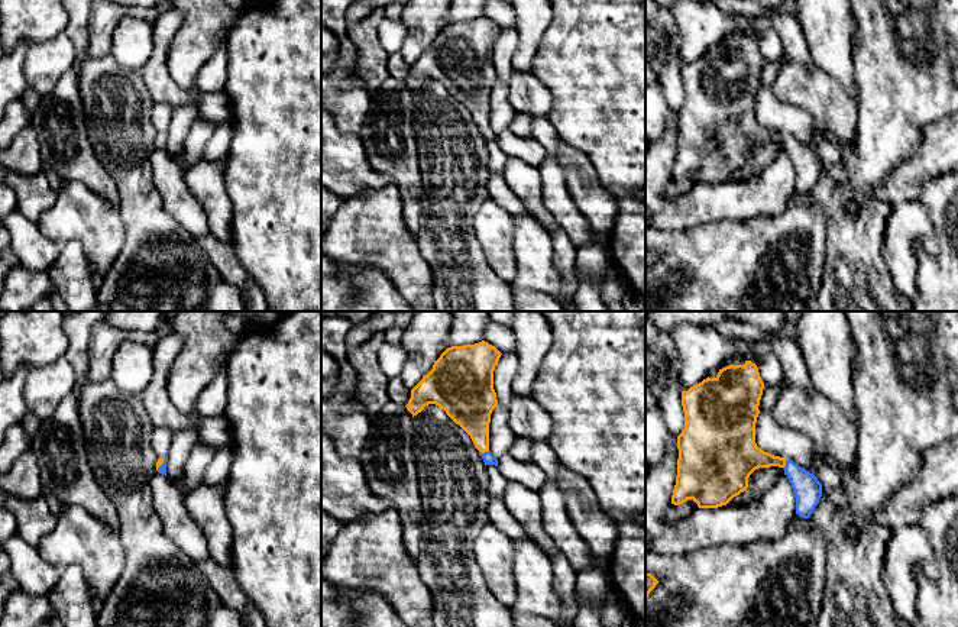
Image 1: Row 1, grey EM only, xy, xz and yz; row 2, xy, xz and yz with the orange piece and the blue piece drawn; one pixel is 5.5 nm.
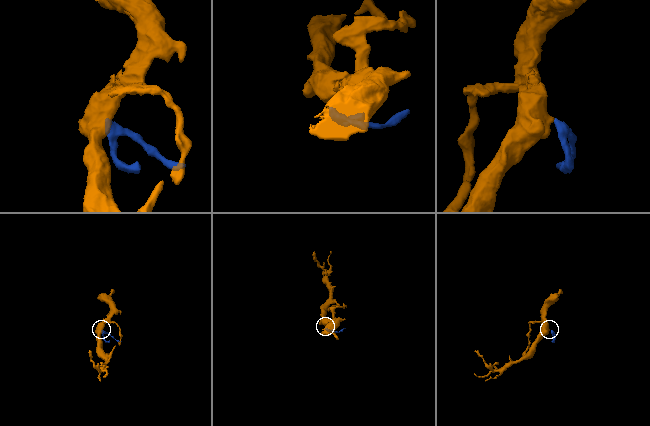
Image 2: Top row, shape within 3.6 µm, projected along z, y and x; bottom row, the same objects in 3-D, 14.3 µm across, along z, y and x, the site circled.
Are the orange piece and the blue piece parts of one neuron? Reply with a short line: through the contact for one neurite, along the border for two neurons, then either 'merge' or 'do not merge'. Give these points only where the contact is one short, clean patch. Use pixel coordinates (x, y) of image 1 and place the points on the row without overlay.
line yz (741, 132), (785, 139), (808, 165); merge

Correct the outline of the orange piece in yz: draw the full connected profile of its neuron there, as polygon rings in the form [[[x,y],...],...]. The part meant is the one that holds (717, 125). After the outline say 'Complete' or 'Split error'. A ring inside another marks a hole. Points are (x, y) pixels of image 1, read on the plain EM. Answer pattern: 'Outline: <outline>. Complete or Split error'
Outline: [[[738,32],[682,67],[684,104],[677,111],[671,180],[693,175],[699,184],[726,181],[747,167],[755,145],[779,142],[790,155],[796,190],[810,193],[822,172],[822,159],[793,136],[764,127],[755,119],[763,65],[757,41]]]. Split error

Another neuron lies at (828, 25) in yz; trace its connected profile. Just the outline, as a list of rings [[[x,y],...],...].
[[[797,0],[796,16],[813,64],[857,101],[855,36],[849,0]]]

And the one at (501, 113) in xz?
[[[498,80],[492,90],[489,98],[489,127],[501,135],[509,129],[509,125],[515,116],[508,97],[508,83]]]

